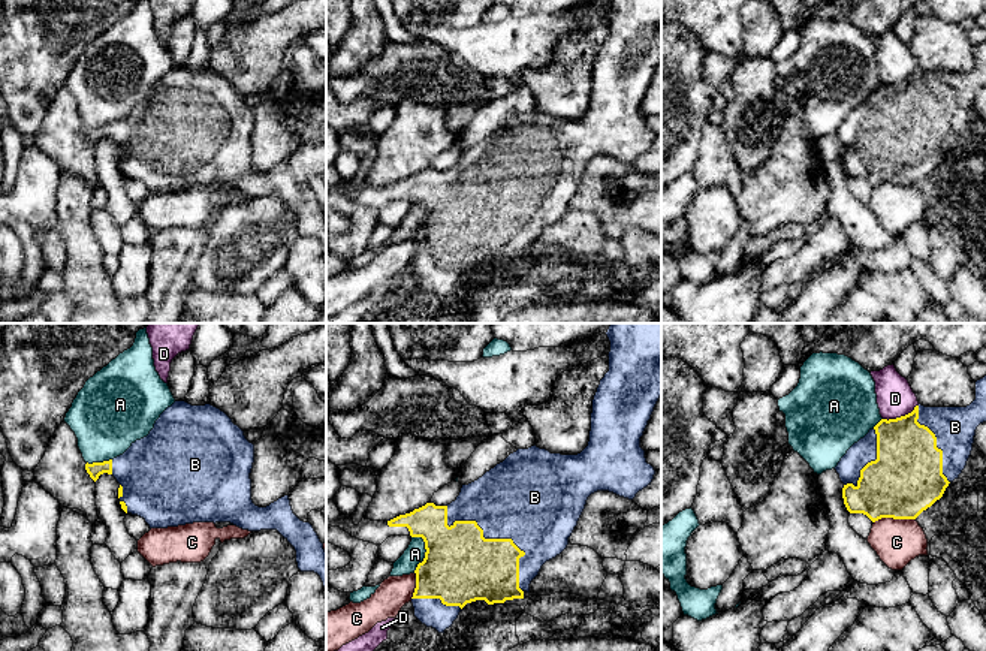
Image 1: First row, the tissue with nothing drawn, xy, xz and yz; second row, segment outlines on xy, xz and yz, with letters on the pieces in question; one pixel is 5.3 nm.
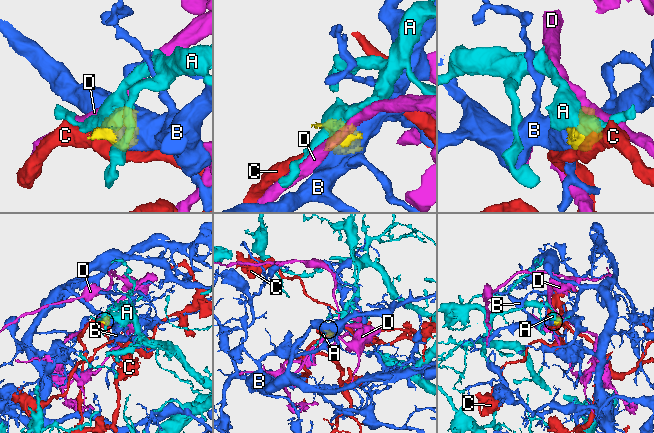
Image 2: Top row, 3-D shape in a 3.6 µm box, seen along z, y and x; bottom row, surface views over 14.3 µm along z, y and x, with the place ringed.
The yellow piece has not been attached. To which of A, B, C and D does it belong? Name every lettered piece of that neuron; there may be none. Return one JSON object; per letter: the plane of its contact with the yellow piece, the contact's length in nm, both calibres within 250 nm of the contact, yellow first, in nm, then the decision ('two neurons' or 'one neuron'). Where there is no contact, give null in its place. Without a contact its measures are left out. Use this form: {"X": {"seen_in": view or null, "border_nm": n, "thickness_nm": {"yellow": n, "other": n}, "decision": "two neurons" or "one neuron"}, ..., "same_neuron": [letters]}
{"A": {"seen_in": "xz", "border_nm": 200, "thickness_nm": {"yellow": 400, "other": 110}, "decision": "two neurons"}, "B": {"seen_in": "xz", "border_nm": 600, "thickness_nm": {"yellow": 400, "other": 420}, "decision": "one neuron"}, "C": {"seen_in": "yz", "border_nm": 220, "thickness_nm": {"yellow": 380, "other": 240}, "decision": "two neurons"}, "D": {"seen_in": "yz", "border_nm": 200, "thickness_nm": {"yellow": 340, "other": 200}, "decision": "two neurons"}, "same_neuron": ["B"]}

